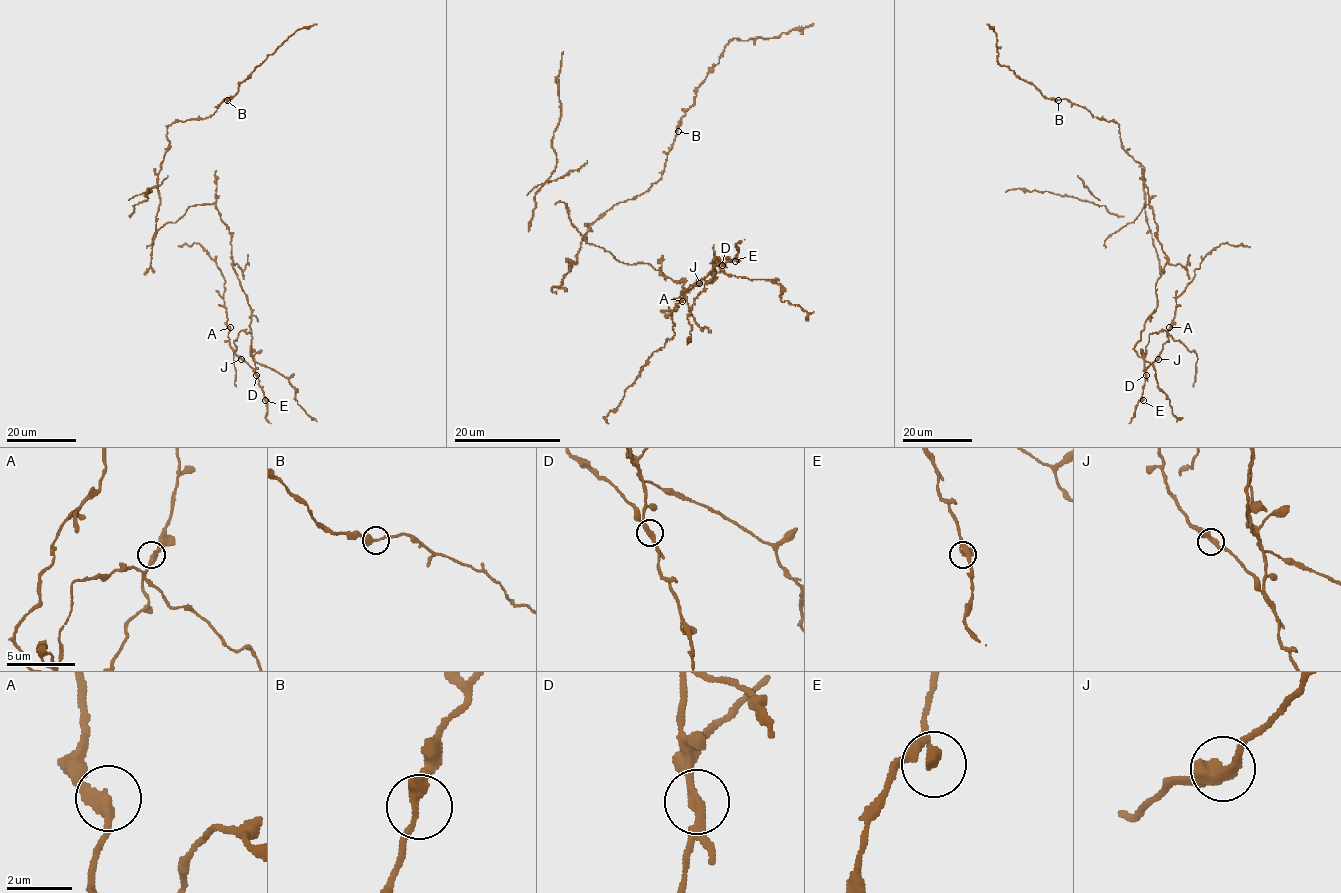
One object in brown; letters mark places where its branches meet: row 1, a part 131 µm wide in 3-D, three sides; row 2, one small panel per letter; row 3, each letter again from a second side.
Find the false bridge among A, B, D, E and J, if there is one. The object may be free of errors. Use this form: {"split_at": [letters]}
{"split_at": ["D"]}

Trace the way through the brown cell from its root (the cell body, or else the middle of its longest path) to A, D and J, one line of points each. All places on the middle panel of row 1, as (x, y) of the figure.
A: (636, 263), (683, 282), (687, 297), (699, 279), (714, 281), (714, 247), (720, 262), (682, 291), (682, 301)
D: (636, 263), (650, 263), (674, 282), (683, 282), (686, 297), (699, 279), (714, 281), (714, 247), (722, 265)
J: (636, 263), (683, 282), (687, 297), (699, 279), (714, 281), (714, 247), (720, 262), (699, 283)

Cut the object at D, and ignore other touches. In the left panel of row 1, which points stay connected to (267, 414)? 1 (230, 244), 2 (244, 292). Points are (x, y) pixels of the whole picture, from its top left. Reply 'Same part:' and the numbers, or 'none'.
Same part: none

